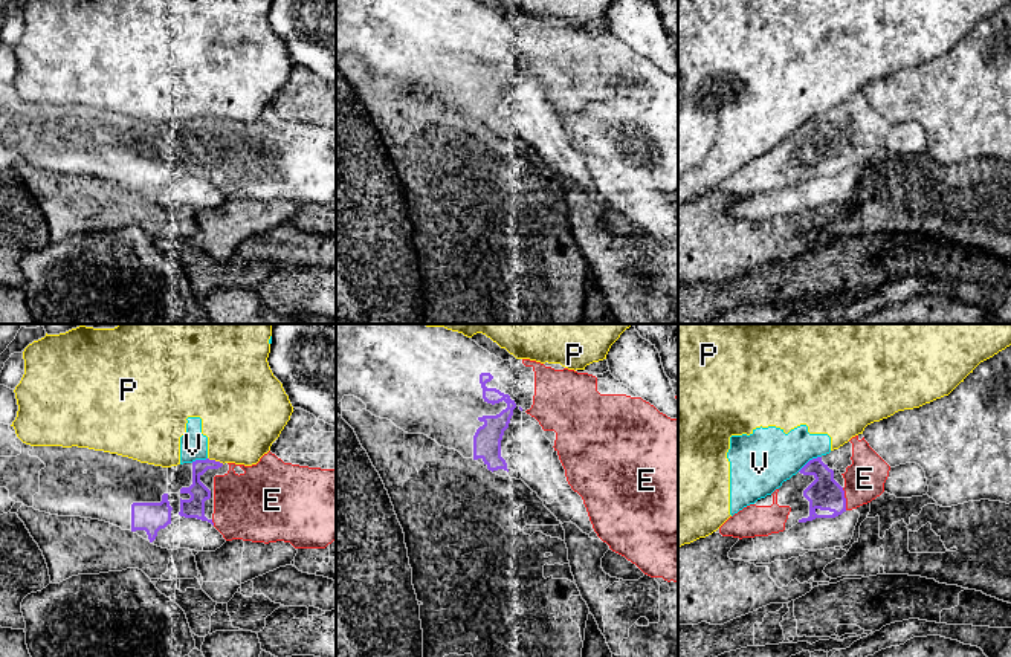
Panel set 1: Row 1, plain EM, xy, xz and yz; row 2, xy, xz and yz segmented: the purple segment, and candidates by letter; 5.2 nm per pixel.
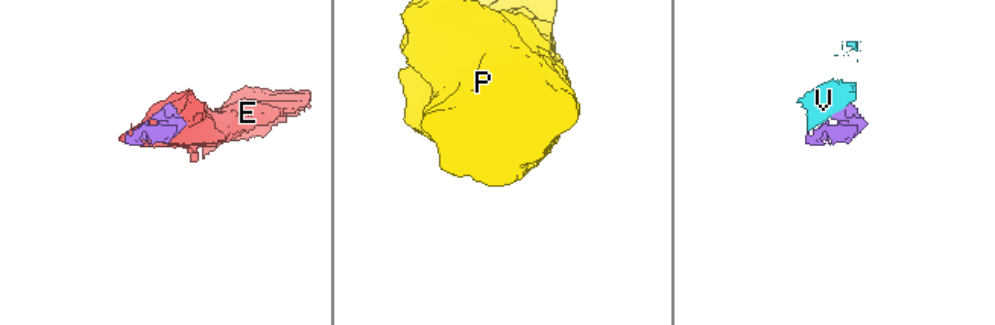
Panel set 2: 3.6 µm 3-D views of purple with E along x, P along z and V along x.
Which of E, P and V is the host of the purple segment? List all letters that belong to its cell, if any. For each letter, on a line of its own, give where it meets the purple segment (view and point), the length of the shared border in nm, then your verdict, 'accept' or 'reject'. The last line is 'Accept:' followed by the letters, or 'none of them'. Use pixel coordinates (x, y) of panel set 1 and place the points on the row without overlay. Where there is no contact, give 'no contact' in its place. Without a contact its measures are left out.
E: yz (845, 156) | 120 nm | accept
P: xy (214, 118) | 90 nm | reject
V: yz (810, 118) | 150 nm | reject
Accept: E

